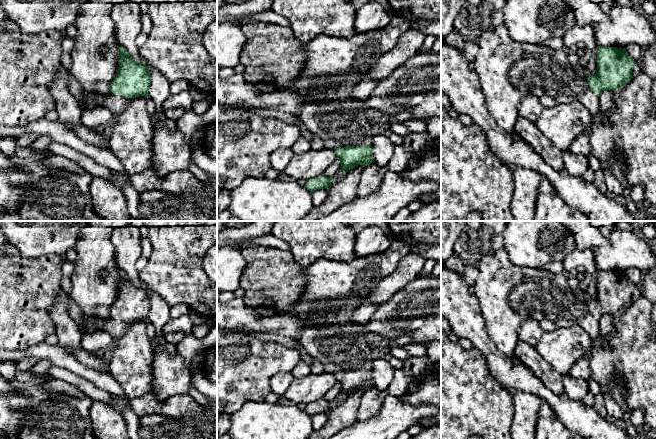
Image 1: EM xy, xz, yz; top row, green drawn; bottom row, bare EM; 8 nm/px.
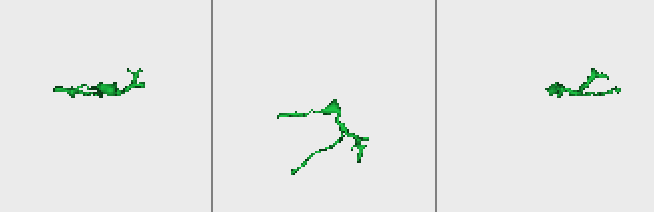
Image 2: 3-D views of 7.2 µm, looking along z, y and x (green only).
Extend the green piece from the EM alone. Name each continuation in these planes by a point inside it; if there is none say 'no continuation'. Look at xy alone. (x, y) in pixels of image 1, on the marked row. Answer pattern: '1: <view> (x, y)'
1: xy (116, 103)

